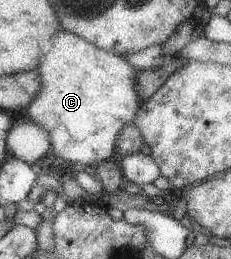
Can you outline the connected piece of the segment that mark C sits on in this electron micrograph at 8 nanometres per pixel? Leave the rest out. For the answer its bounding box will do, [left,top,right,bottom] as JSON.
[27,29,139,170]

